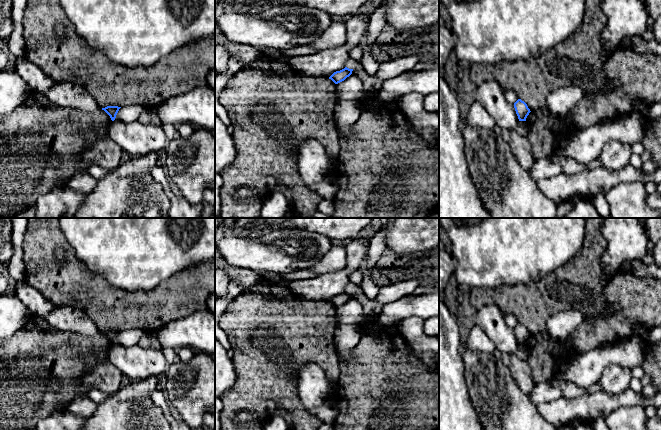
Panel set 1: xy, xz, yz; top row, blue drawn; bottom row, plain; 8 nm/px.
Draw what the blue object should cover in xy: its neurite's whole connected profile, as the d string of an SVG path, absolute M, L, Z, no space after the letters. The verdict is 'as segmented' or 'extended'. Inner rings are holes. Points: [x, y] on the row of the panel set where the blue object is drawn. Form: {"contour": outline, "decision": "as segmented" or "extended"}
{"contour": "M107 106L102 108L102 110L104 110L110 116L112 121L114 121L120 108L121 107L118 106Z", "decision": "as segmented"}

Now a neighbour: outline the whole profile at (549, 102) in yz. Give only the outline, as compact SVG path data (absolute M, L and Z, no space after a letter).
M568 86L554 90L546 100L547 110L554 116L563 117L583 98L582 86Z

